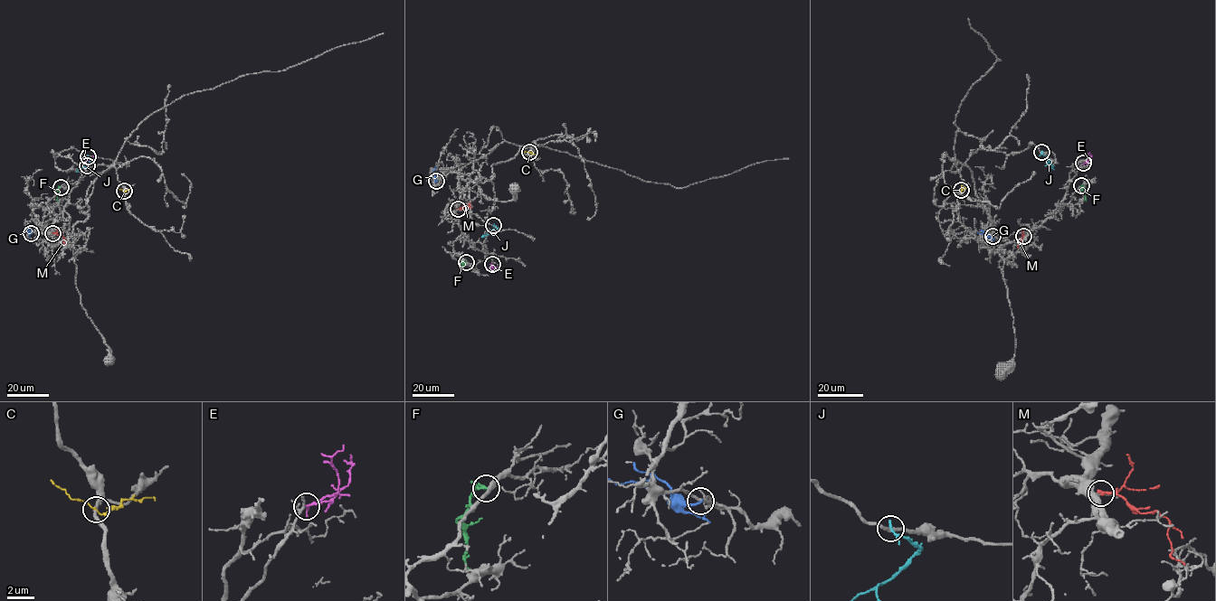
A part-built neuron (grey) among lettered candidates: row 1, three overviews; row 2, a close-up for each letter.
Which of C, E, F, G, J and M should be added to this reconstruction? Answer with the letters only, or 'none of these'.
E

